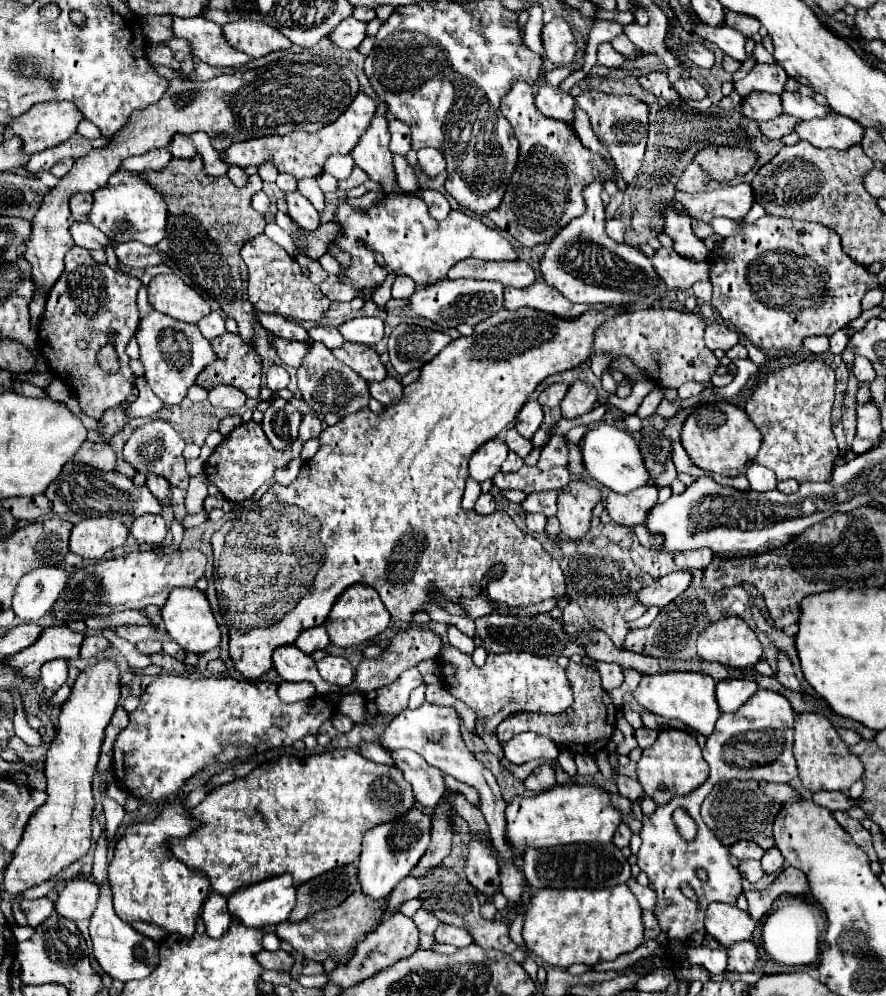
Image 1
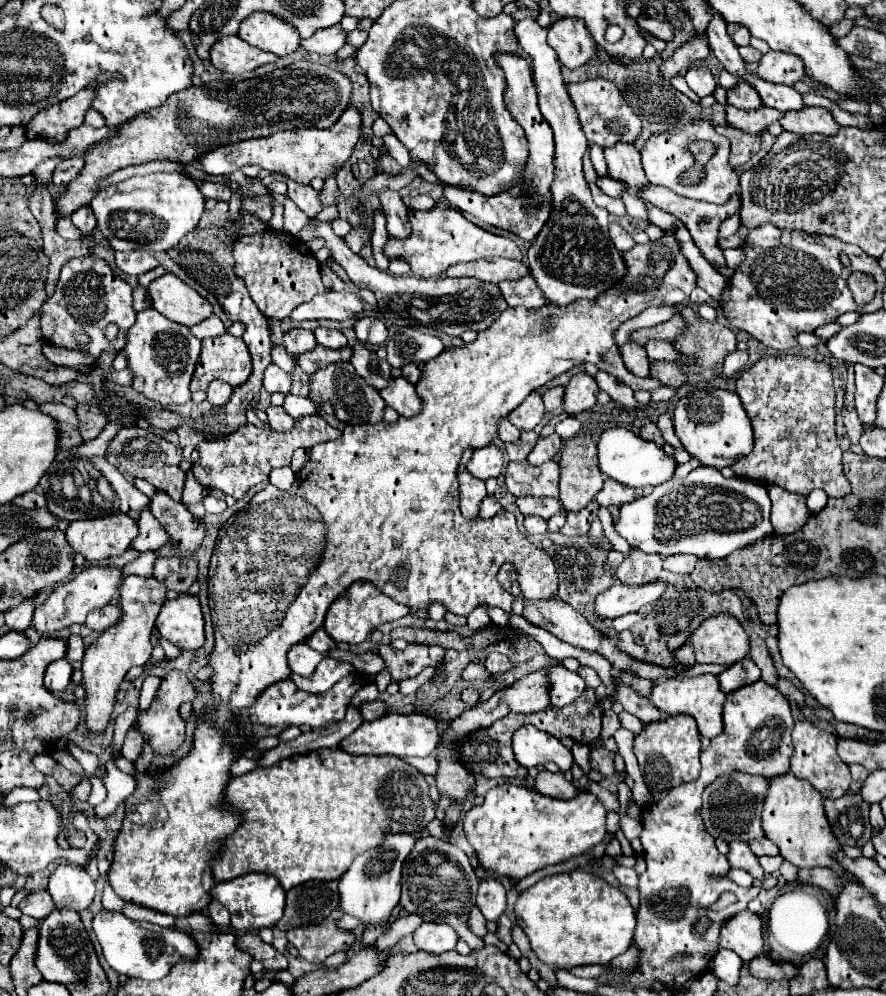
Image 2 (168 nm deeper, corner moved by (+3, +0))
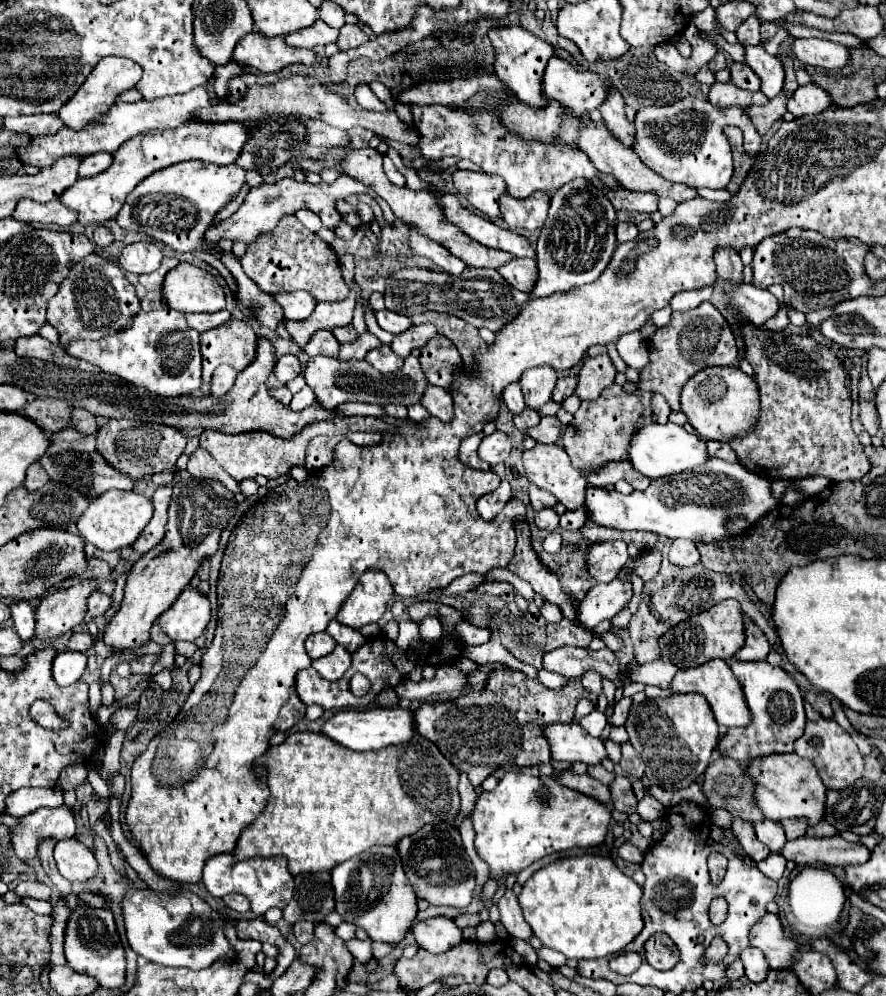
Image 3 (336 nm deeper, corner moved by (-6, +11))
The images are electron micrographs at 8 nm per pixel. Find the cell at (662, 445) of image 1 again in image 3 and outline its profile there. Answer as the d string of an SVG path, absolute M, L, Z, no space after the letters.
M653 396L653 418L657 424L665 424L669 422L669 414L671 414L671 408L669 404L665 404L663 396Z

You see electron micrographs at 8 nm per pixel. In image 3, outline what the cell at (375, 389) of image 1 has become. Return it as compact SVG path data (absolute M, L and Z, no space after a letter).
M427 386L423 396L421 396L421 406L431 414L437 416L439 420L451 420L453 418L453 400L447 390L437 388L437 386Z

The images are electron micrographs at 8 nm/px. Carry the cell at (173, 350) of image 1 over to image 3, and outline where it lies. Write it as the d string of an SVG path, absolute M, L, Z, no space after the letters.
M161 308L145 312L141 310L133 324L117 334L101 340L71 340L63 350L75 358L87 360L99 366L103 372L119 376L131 384L143 386L145 390L159 396L185 396L201 388L201 344L199 332L189 328L183 312Z

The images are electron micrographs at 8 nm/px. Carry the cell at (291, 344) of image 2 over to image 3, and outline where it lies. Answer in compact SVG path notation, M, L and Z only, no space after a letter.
M317 330L309 342L305 344L305 352L309 356L317 356L317 354L323 354L323 356L337 356L337 348L339 348L339 342L335 340L335 336L331 334L331 330Z

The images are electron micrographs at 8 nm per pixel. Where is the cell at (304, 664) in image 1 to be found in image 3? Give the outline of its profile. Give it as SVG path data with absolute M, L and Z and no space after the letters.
M319 632L319 634L311 634L311 636L307 638L305 648L307 648L309 656L315 660L315 658L323 658L323 656L327 656L329 652L333 652L335 642L333 642L333 638L331 638L327 632Z

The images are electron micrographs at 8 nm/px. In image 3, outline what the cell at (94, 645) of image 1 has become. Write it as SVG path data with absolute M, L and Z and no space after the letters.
M75 632L67 644L67 648L75 650L75 652L87 652L91 646L93 646L93 638L85 632Z

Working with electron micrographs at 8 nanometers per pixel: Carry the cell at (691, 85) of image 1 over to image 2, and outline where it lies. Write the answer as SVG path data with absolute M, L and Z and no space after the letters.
M694 65L688 69L690 73L686 73L686 83L688 87L698 95L698 97L704 97L704 95L712 95L714 89L716 89L716 81L710 73L708 67L704 65Z

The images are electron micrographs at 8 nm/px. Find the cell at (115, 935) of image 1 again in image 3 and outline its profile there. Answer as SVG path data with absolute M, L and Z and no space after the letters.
M149 888L137 892L129 890L121 898L121 912L129 946L149 962L173 968L183 966L189 970L203 970L221 956L233 958L233 950L223 936L223 918L193 892L167 896Z

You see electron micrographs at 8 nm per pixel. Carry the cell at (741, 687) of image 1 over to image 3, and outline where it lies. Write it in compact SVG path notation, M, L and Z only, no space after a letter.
M747 622L745 624L745 636L747 636L747 640L745 640L743 648L735 654L735 660L739 660L739 662L765 660L769 650L771 650L771 646L769 646L765 634L761 632L761 628L755 626L753 622Z

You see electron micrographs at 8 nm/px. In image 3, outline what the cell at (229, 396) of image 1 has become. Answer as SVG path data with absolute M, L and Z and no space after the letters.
M229 366L217 368L217 372L213 372L213 380L211 380L211 394L223 396L225 392L229 392L229 388L235 384L235 376L237 376L237 370L233 370Z

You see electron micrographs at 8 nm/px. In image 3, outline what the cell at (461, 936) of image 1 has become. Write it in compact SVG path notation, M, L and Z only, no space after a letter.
M433 916L433 918L417 922L413 926L413 936L415 936L419 948L423 948L431 954L447 952L449 948L463 942L461 928L449 916Z

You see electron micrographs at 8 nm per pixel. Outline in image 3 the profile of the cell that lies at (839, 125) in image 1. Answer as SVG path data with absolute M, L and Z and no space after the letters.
M817 84L809 86L799 86L795 94L787 102L787 110L793 116L809 116L809 114L819 114L827 108L833 106L833 100L827 90L823 90Z

